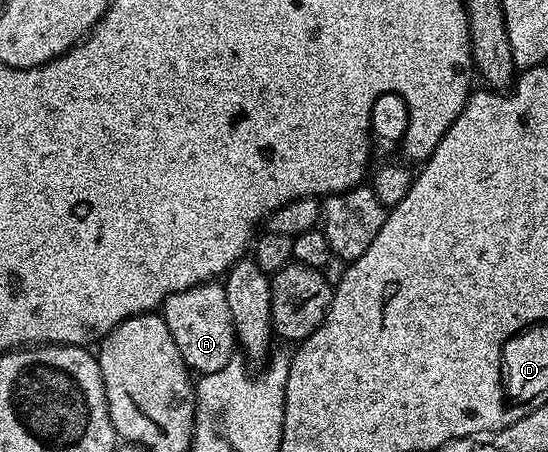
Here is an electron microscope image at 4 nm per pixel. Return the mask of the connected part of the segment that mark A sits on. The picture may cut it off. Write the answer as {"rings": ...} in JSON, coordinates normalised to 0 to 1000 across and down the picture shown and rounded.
{"rings":[[[401,624],[365,626],[305,657],[297,695],[305,728],[312,728],[312,746],[319,746],[319,763],[327,763],[327,781],[347,823],[361,832],[392,825],[429,790],[432,741],[425,735],[414,648]]]}

